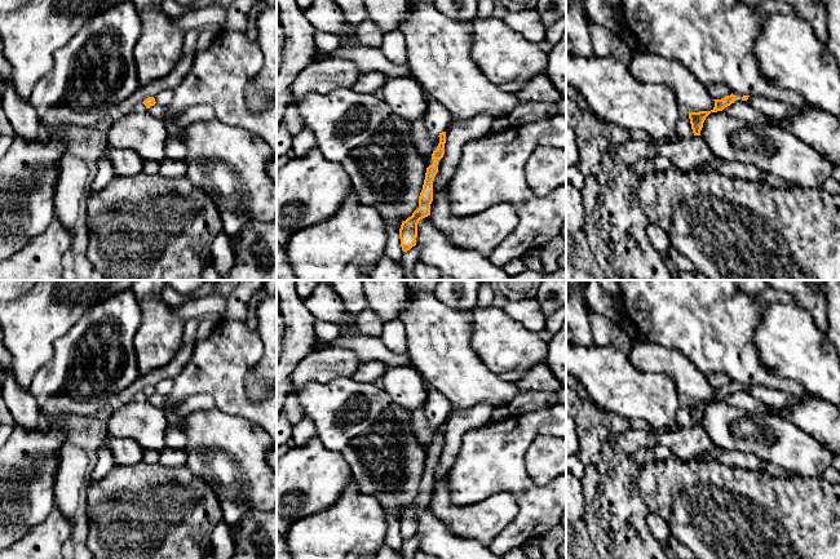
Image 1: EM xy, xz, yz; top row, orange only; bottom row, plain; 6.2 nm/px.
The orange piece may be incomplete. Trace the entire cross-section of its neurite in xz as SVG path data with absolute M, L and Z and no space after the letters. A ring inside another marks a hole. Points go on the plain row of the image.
M446 421L439 422L438 426L439 432L432 443L432 449L434 452L426 457L423 479L419 485L419 497L412 502L411 506L402 511L399 518L401 536L403 541L407 541L416 534L417 513L420 509L430 505L430 493L433 491L433 470L438 462L438 456L436 452L439 451L445 444Z

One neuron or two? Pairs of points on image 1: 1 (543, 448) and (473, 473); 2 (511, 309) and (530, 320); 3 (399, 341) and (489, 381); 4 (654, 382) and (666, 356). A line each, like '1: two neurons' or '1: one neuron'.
1: two neurons
2: one neuron
3: two neurons
4: two neurons

